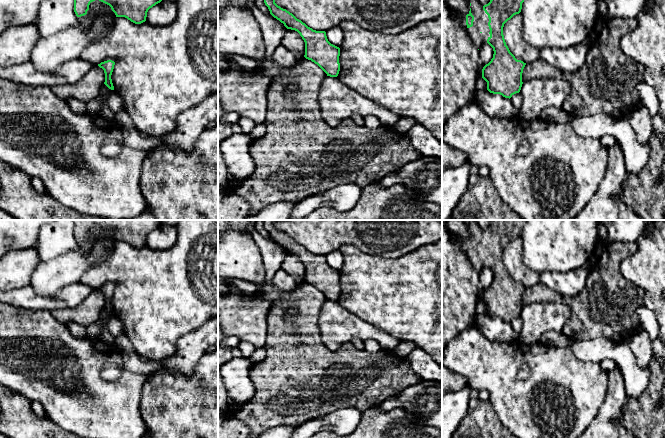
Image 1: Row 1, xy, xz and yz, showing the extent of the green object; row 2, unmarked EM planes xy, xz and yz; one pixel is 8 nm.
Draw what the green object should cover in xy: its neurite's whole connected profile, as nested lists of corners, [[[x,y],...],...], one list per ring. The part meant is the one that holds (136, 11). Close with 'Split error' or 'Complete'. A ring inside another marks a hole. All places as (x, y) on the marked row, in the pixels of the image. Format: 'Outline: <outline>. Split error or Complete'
Outline: [[[99,0],[109,5],[116,17],[125,17],[135,24],[146,21],[150,8],[162,0]]]. Complete

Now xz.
Outline: [[[264,0],[270,14],[287,29],[297,31],[305,42],[304,57],[317,64],[330,77],[337,77],[340,71],[340,48],[331,44],[325,31],[316,31],[308,27],[292,13],[281,8],[275,0]]]. Complete

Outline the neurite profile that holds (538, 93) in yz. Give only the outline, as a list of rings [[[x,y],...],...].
[[[534,78],[524,82],[520,90],[523,102],[519,115],[526,120],[535,120],[545,108],[562,109],[570,90],[569,83],[563,79]]]

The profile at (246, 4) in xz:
[[[227,0],[228,3],[237,8],[244,8],[246,10],[251,10],[251,4],[255,0]]]

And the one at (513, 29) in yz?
[[[521,14],[514,15],[504,24],[504,39],[510,52],[517,60],[521,60],[524,63],[533,63],[540,59],[540,50],[525,42],[523,28]]]

